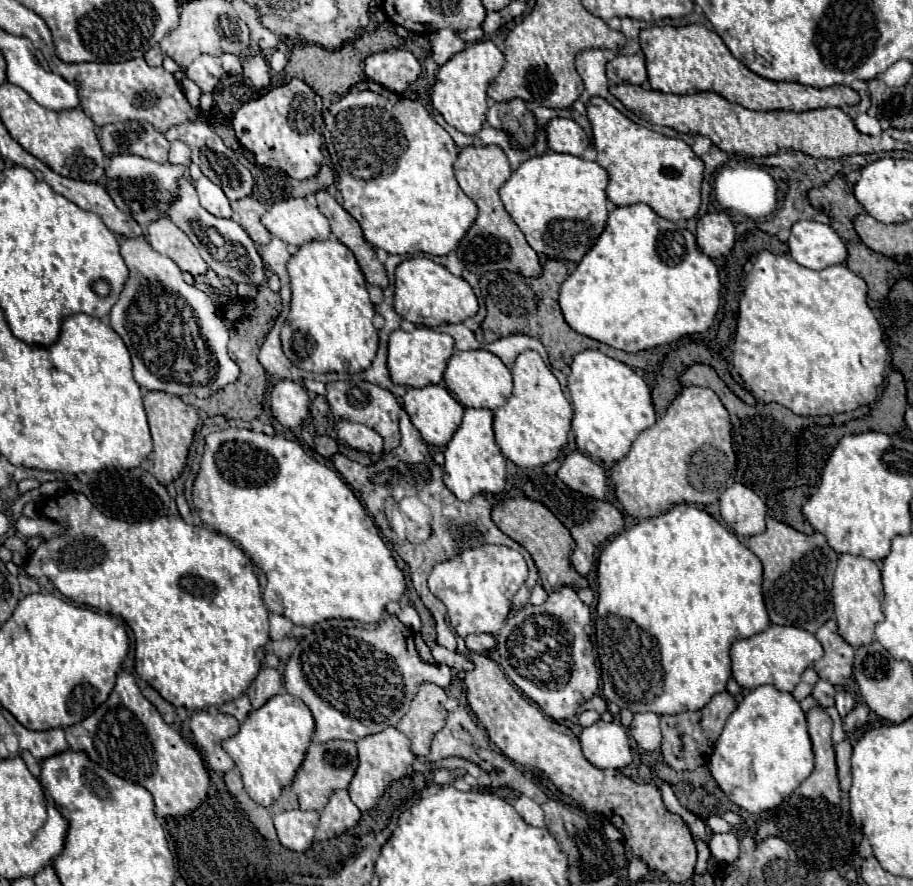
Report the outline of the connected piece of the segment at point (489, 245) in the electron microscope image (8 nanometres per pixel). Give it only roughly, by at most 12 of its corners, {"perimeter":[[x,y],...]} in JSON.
{"perimeter":[[498,146],[464,148],[454,172],[478,218],[456,250],[466,270],[542,274],[498,190]]}

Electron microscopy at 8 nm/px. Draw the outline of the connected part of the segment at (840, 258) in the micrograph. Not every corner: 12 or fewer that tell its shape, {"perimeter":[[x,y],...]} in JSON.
{"perimeter":[[800,220],[790,256],[812,270],[844,264],[846,246],[822,222]]}

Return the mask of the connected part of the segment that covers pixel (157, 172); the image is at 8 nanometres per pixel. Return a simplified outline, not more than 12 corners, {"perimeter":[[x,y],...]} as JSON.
{"perimeter":[[134,154],[108,160],[102,184],[144,228],[166,216],[184,166]]}

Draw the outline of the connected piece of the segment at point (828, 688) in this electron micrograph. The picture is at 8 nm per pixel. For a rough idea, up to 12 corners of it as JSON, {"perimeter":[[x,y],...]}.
{"perimeter":[[818,680],[812,696],[824,706],[834,706],[836,690],[826,680]]}

